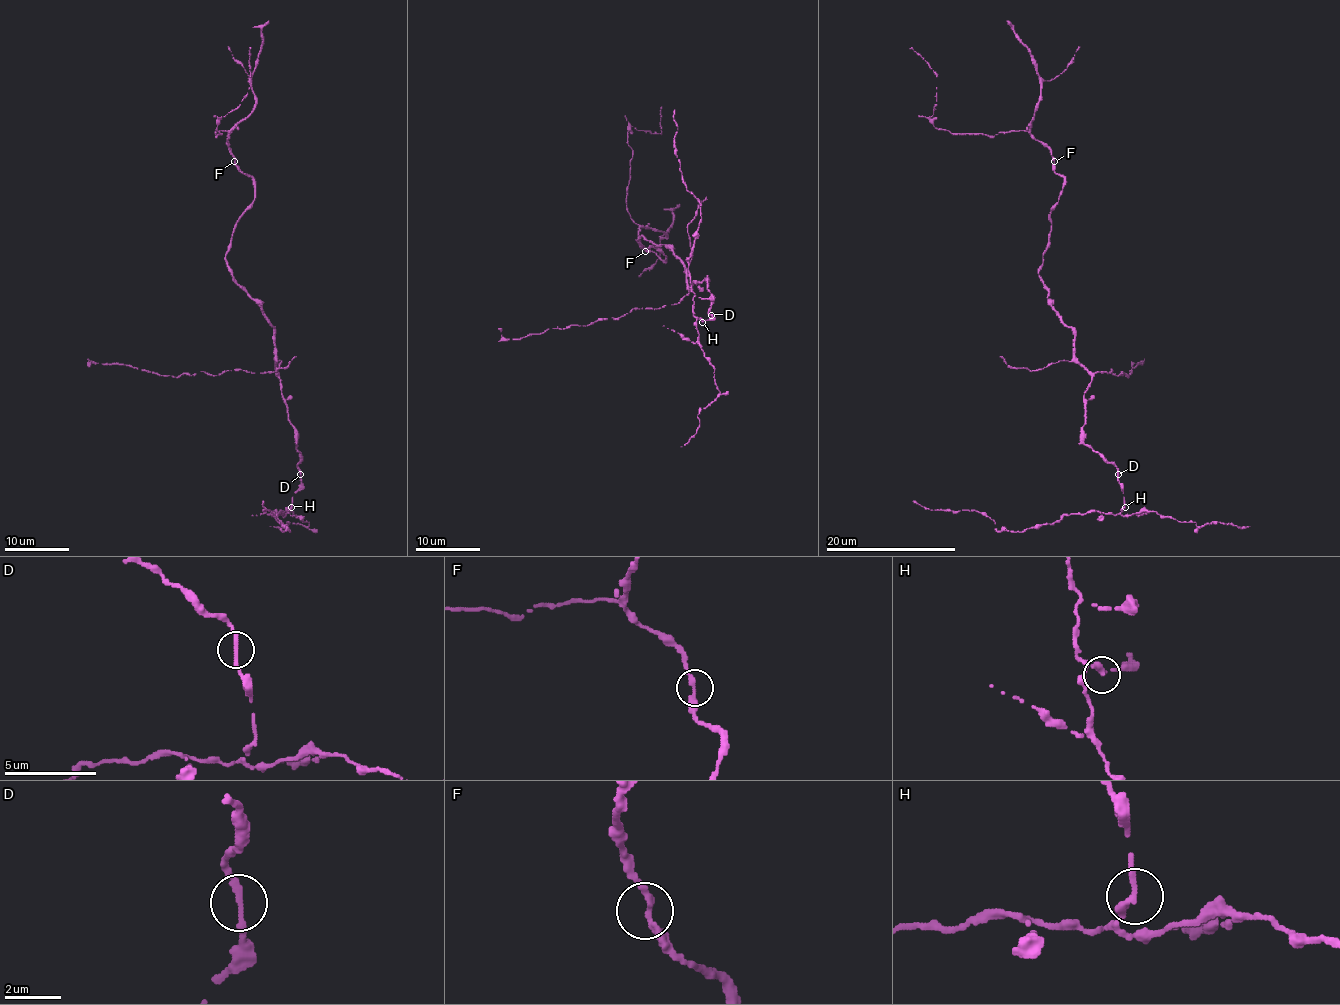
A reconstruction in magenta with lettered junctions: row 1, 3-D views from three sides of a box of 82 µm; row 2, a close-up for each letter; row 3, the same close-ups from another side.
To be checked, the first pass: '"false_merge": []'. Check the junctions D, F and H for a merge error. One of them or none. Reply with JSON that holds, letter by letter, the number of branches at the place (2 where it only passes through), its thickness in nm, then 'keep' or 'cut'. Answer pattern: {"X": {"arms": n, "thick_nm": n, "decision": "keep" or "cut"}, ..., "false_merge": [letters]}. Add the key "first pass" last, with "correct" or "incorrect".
{"D": {"arms": 2, "thick_nm": 280, "decision": "keep"}, "F": {"arms": 2, "thick_nm": 280, "decision": "keep"}, "H": {"arms": 2, "thick_nm": 280, "decision": "cut"}, "false_merge": ["H"], "first pass": "incorrect"}

